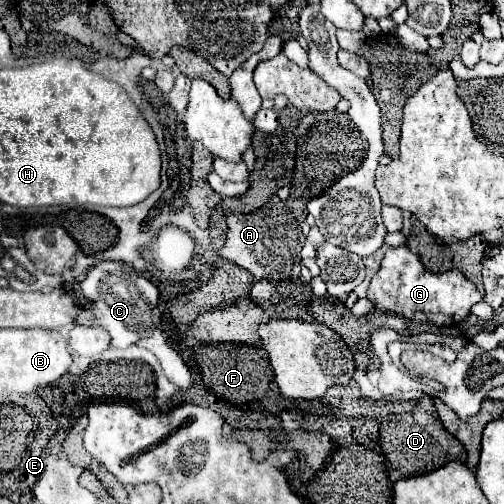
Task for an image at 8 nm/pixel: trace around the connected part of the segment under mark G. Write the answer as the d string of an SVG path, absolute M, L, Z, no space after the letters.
M395 247L385 253L381 269L371 279L367 297L375 301L377 309L381 311L395 311L407 319L425 315L425 319L435 325L453 325L465 319L469 315L471 305L483 301L485 293L479 291L475 283L469 283L469 279L459 269L431 273L423 269L421 259L407 247Z

